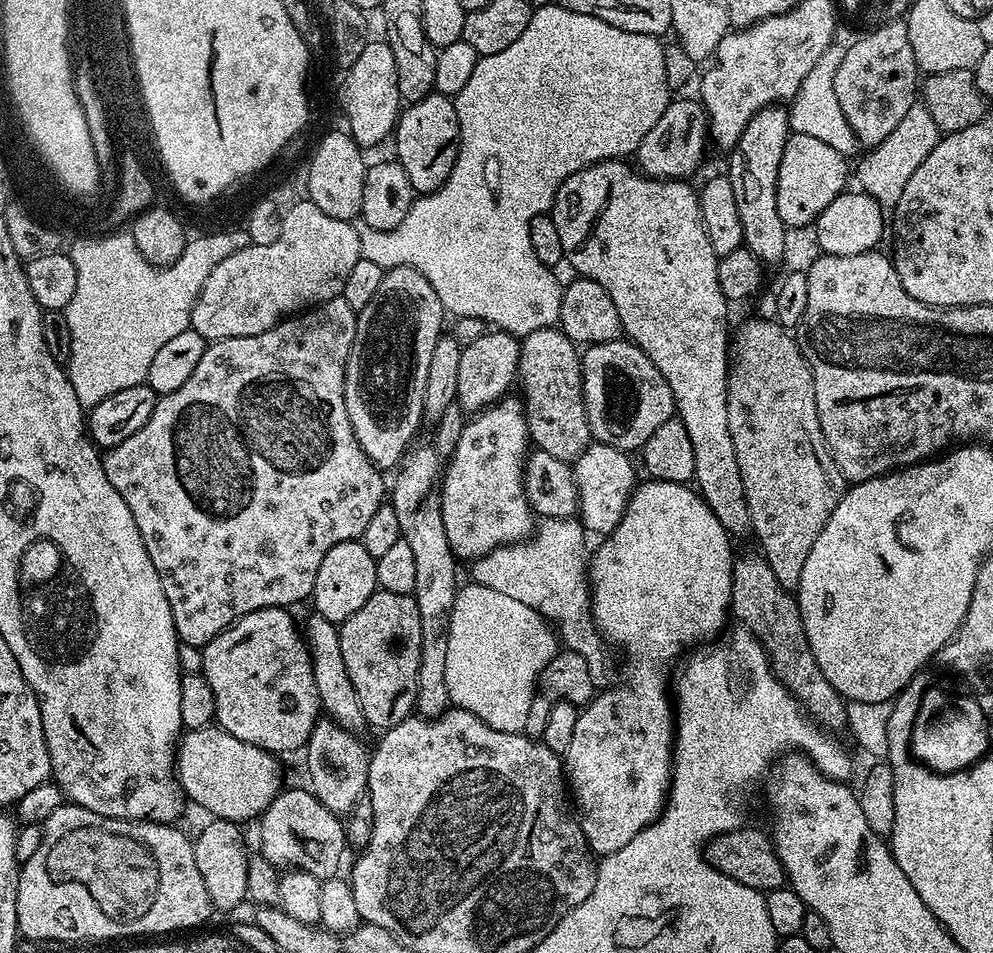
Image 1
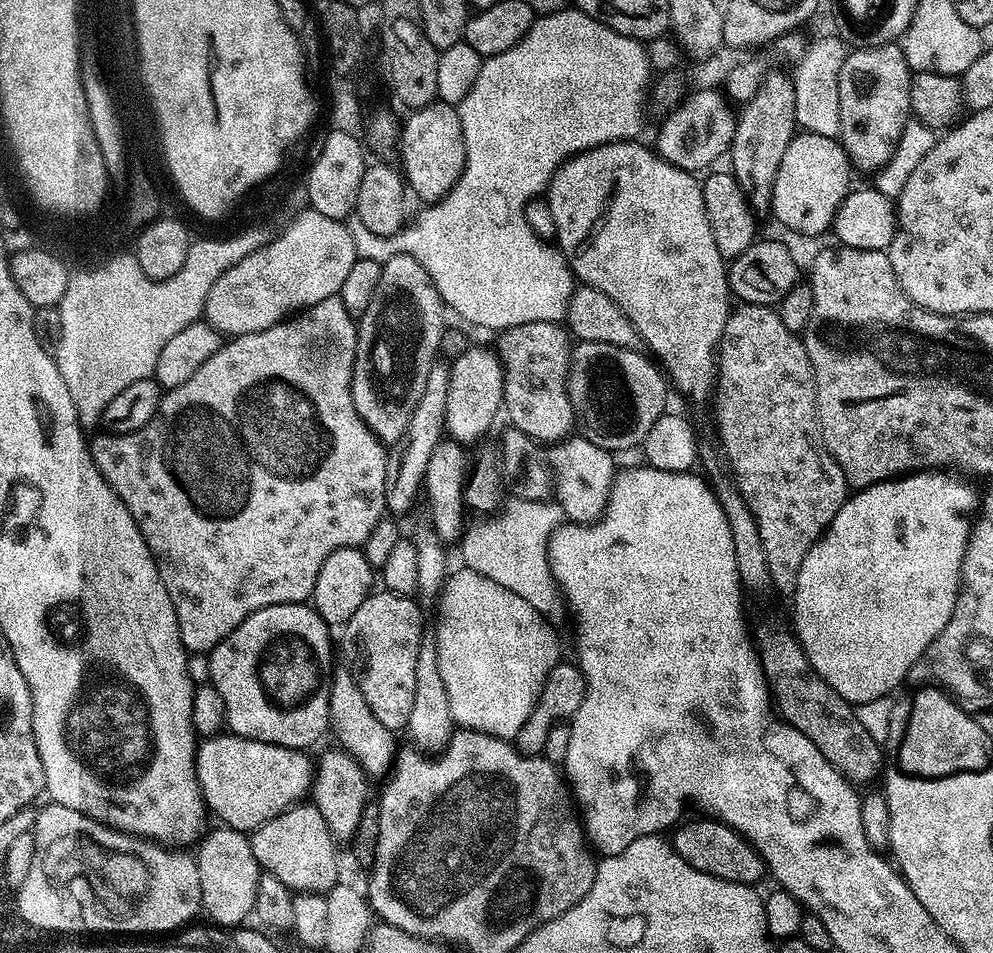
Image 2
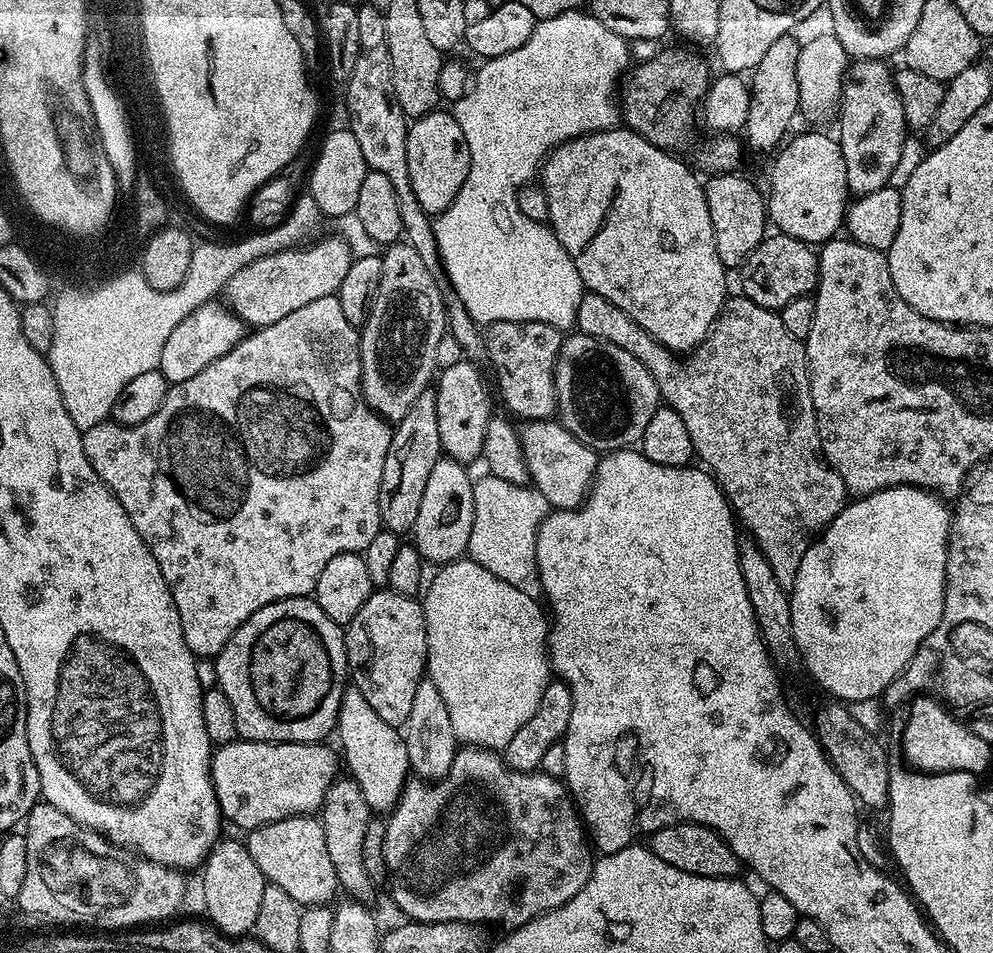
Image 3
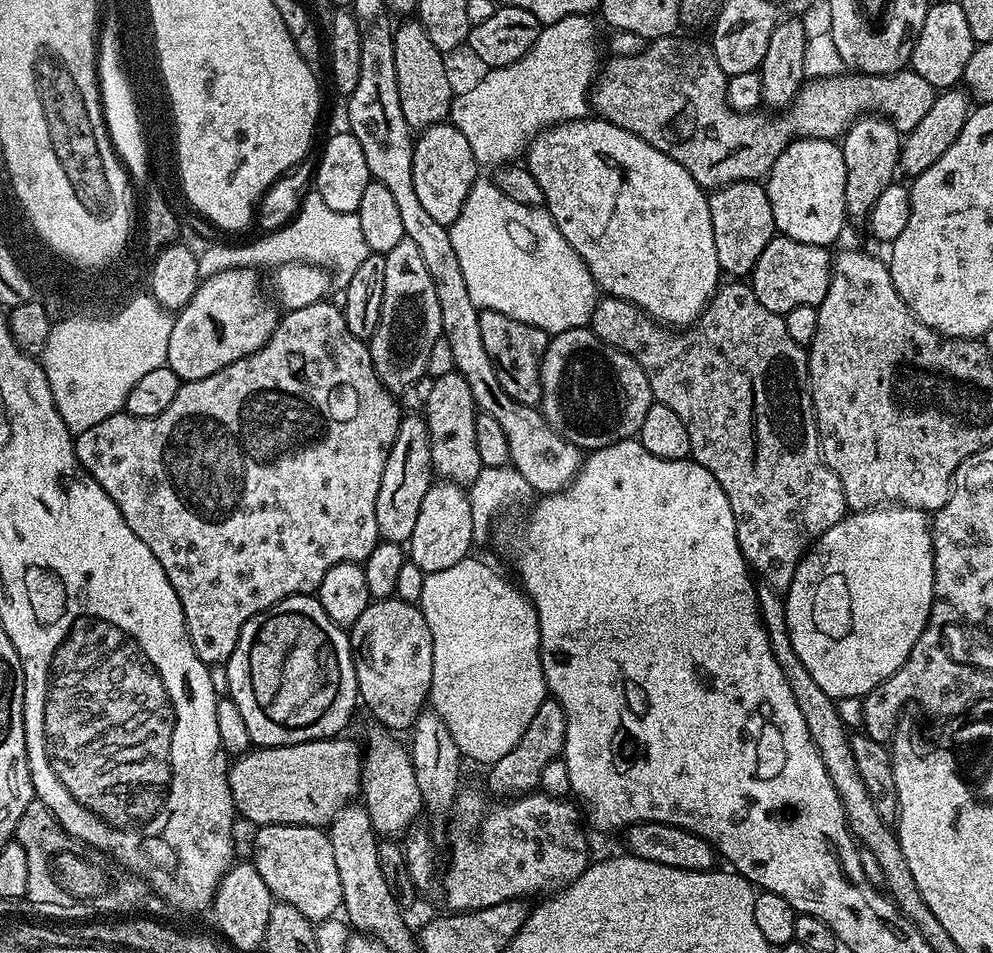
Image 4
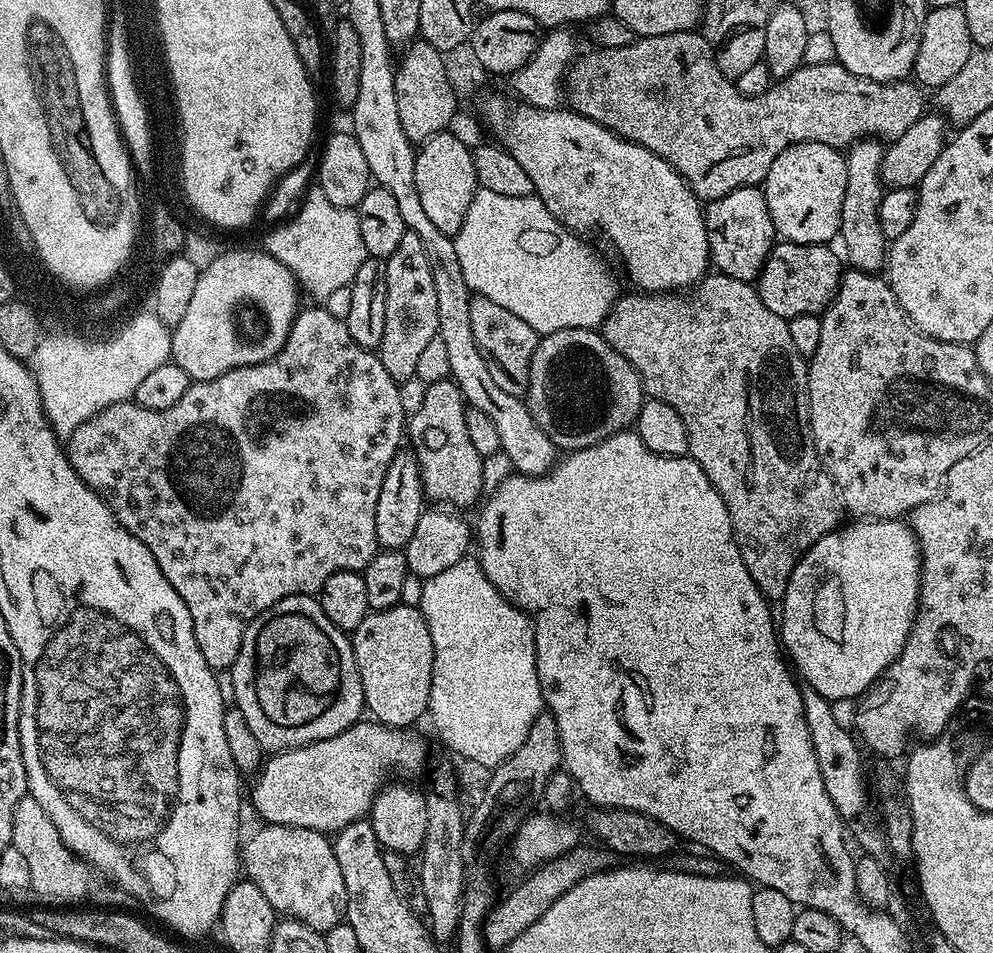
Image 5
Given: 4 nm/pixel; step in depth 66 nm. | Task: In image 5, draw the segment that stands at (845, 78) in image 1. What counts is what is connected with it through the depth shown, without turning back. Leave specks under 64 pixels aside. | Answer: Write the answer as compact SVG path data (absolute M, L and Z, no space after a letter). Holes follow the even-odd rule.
M875 138L857 140L846 152L846 194L842 194L842 218L839 243L844 243L848 260L857 272L879 273L886 264L886 241L882 222L878 222L878 206L882 202L886 185L880 178L880 167L885 145Z

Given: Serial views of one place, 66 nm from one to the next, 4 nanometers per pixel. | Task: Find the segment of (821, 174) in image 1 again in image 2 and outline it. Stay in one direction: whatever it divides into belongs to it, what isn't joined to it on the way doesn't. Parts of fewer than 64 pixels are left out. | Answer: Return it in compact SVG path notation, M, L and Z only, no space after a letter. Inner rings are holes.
M801 131L792 137L786 154L782 154L782 166L778 166L778 178L774 178L771 215L776 215L778 223L800 236L827 233L838 206L853 187L852 176L852 162L837 137Z

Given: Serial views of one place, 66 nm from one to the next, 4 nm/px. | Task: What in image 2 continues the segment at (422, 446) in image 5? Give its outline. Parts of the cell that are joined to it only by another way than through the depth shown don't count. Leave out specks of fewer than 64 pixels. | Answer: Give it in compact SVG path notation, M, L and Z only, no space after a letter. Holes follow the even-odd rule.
M470 346L466 354L450 364L450 391L446 394L447 435L458 443L471 446L492 428L496 415L501 415L504 398L504 368L499 355L492 349Z

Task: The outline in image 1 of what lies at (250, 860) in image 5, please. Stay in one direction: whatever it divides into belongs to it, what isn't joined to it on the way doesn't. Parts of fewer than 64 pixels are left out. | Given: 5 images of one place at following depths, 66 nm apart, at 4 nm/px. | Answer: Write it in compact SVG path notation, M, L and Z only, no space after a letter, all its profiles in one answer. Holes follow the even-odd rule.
M285 787L259 817L259 824L259 855L265 856L274 867L314 874L321 882L341 871L340 859L346 853L345 821L337 813L326 810L307 787Z

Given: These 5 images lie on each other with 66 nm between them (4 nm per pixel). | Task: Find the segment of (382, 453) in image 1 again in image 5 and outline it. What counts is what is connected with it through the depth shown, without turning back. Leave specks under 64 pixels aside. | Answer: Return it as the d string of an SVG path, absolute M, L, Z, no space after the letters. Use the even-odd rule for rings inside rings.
M405 230L402 242L398 242L398 250L394 250L386 261L386 327L382 330L382 342L378 349L382 366L386 366L386 374L398 382L411 381L415 377L422 350L430 343L430 338L438 335L439 330L438 294L434 294L434 277L430 275L430 262L426 262L426 246L422 246L422 238L418 238L418 234Z

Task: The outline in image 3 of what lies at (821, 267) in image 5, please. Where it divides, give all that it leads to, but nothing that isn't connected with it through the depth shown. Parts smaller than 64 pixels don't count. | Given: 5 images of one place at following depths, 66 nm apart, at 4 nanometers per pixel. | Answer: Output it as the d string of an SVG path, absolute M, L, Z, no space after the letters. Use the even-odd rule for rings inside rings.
M783 234L772 235L765 235L764 241L752 251L750 258L746 258L746 262L740 265L738 269L739 291L748 300L758 302L758 306L779 310L782 306L786 306L786 302L794 302L794 298L815 293L816 280L820 276L820 261L817 253L809 245L803 244L801 240L795 240L792 236Z

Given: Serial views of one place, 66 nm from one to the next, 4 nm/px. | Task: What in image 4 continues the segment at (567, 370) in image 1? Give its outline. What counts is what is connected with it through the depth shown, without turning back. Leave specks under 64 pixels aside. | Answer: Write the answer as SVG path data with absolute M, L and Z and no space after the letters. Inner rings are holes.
M489 308L481 311L478 327L482 333L482 346L486 346L486 354L490 354L490 362L494 362L494 374L498 374L498 382L502 382L502 390L506 390L506 394L510 394L514 402L539 405L542 394L540 367L550 339L549 333L538 326L518 322L506 314Z

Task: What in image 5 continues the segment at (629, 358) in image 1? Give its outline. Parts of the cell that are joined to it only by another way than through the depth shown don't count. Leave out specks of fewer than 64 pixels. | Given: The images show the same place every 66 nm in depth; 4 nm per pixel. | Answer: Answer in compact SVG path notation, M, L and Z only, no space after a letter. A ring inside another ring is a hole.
M563 328L541 335L534 350L534 358L530 358L526 403L534 422L542 426L546 438L550 438L557 449L565 453L577 452L635 425L645 399L644 384L634 366L626 358L622 358L622 354L615 352L599 331L591 328Z

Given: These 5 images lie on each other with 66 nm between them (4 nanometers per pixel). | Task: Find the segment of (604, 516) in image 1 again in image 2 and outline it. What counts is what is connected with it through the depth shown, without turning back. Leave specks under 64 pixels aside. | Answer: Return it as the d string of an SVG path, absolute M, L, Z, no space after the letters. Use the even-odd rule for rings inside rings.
M573 434L563 442L557 442L547 449L546 459L551 469L554 485L554 500L560 505L565 517L573 524L592 524L604 514L604 507L608 505L612 483L616 481L618 465L617 457L606 451L602 446L594 446L585 436Z

